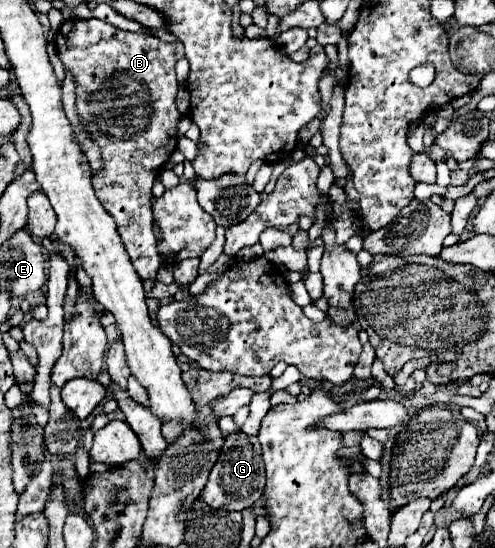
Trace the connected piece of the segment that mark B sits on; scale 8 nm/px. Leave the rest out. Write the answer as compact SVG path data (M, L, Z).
M71 18L57 30L55 46L65 68L77 78L77 112L81 124L103 152L105 168L93 174L93 190L103 208L113 216L137 274L143 280L155 280L161 258L157 256L157 240L153 234L151 186L163 170L161 164L165 164L177 148L177 122L181 114L175 108L175 62L185 54L183 44L179 40L163 42L149 34L125 32L97 18Z

